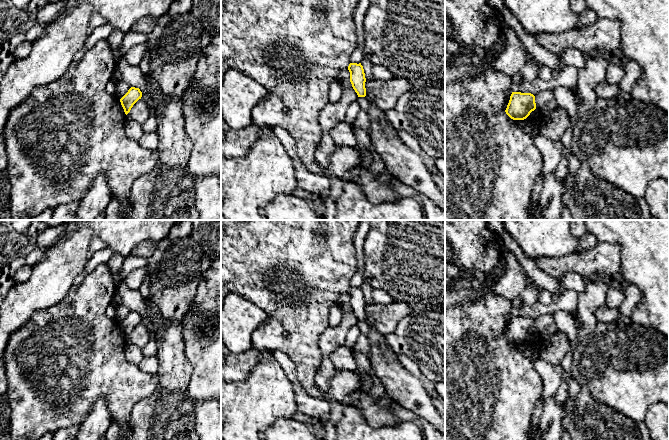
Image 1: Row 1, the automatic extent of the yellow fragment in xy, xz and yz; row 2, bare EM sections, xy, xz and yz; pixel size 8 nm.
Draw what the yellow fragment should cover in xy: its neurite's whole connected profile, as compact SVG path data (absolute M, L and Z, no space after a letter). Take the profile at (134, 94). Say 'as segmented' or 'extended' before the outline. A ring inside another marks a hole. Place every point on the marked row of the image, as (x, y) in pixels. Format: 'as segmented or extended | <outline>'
as segmented | M131 87L128 92L120 99L121 105L127 115L133 105L142 97L142 92L139 88Z

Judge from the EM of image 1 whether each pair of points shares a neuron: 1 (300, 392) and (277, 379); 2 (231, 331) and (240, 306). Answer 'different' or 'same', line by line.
1: different
2: same

